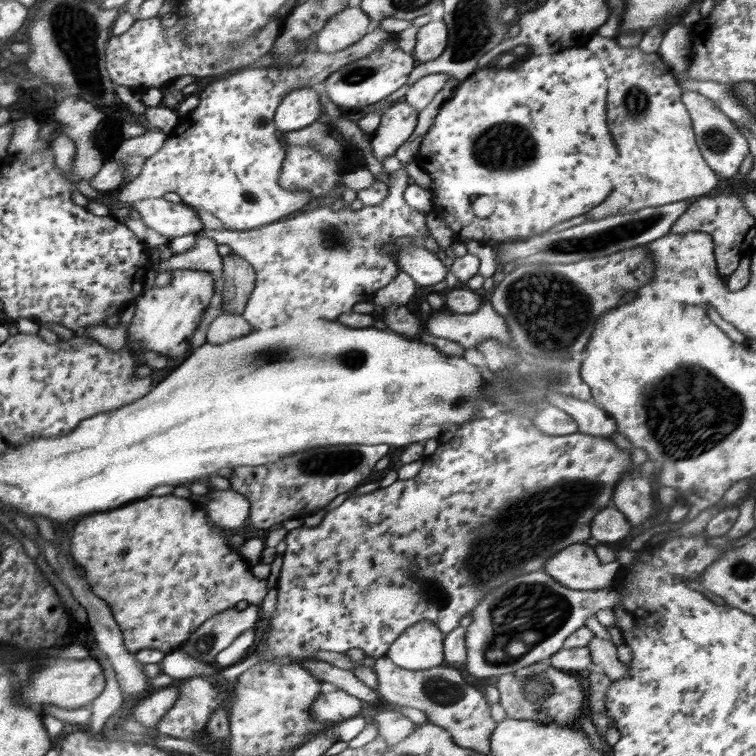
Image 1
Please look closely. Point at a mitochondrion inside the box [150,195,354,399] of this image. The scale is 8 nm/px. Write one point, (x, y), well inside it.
(272, 353)

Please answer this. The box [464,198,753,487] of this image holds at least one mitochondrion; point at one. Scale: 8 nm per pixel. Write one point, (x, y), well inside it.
(693, 411)

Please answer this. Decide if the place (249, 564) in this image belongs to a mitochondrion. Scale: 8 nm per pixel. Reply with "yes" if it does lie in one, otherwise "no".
no

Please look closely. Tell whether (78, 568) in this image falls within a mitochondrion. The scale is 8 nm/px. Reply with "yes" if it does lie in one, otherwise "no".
no

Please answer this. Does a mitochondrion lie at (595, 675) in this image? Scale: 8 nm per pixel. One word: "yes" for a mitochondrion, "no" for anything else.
no

